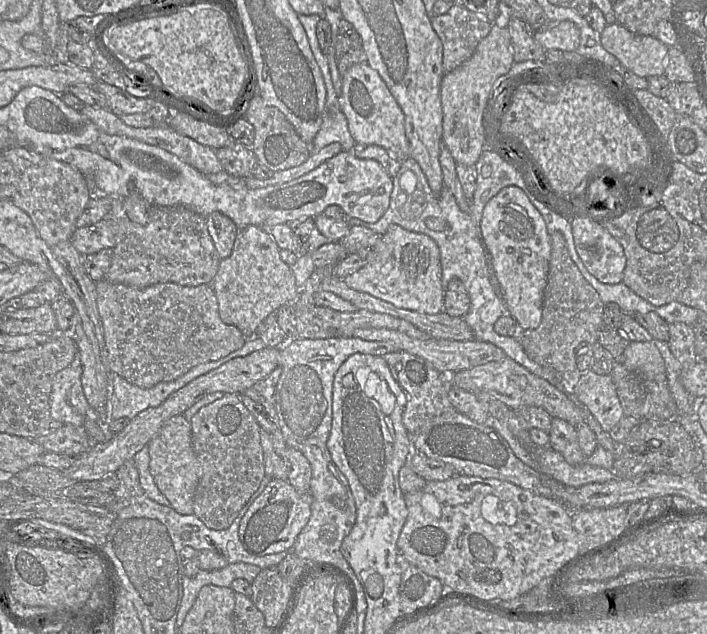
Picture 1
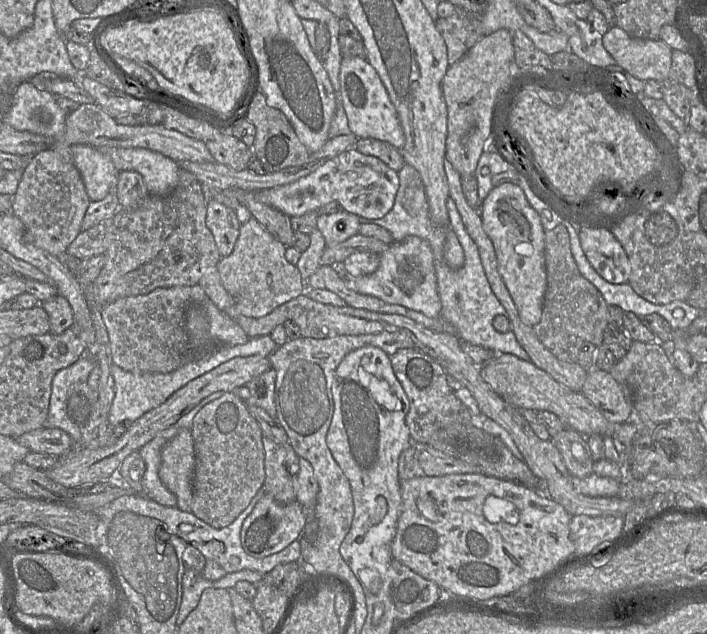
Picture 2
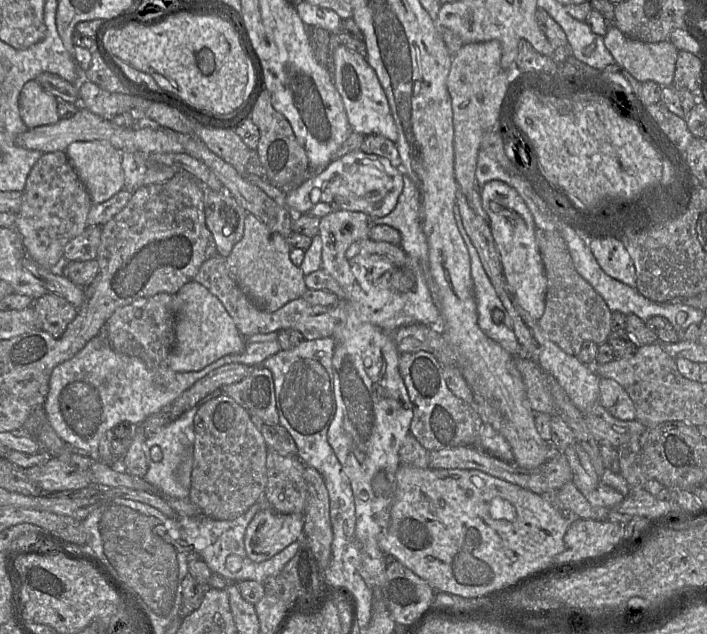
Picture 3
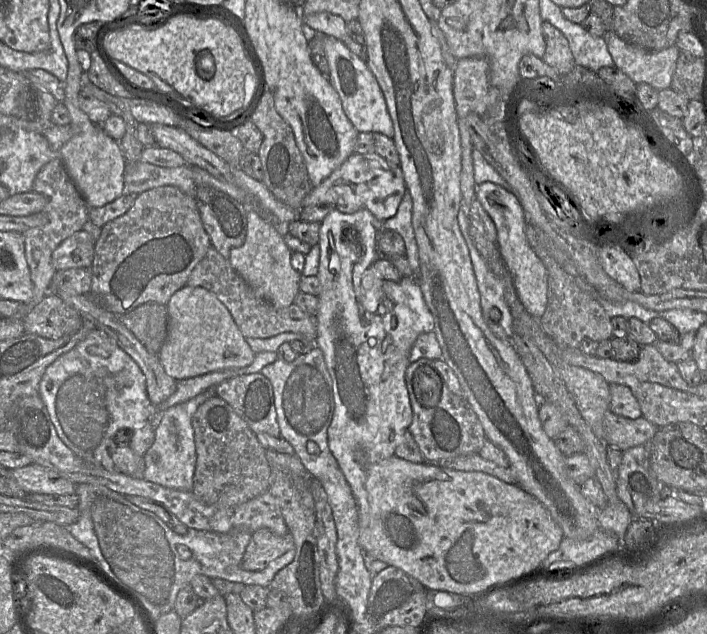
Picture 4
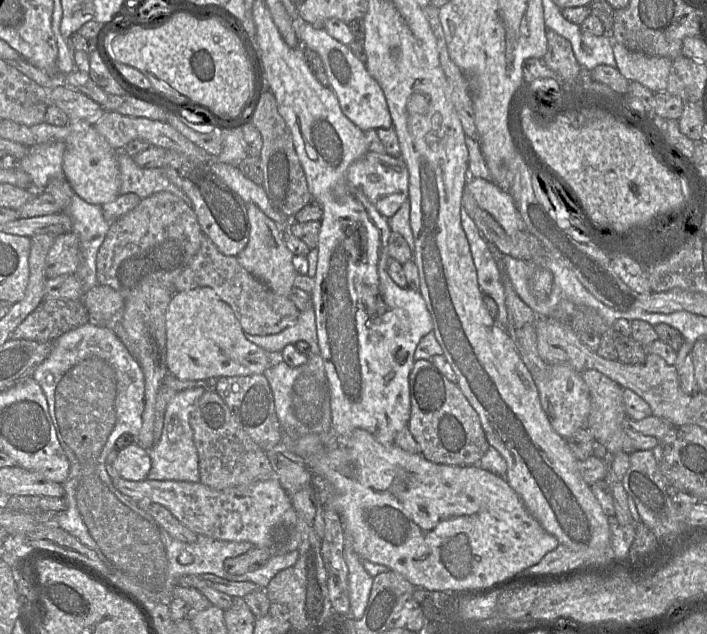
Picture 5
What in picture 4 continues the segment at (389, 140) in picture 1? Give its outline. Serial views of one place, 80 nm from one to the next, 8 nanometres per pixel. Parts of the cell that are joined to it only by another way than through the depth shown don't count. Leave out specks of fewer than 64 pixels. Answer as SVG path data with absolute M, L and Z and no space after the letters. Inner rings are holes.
M323 37L324 51L329 66L329 81L338 93L342 108L358 132L379 132L394 137L394 127L381 88L366 61L348 49L342 40Z

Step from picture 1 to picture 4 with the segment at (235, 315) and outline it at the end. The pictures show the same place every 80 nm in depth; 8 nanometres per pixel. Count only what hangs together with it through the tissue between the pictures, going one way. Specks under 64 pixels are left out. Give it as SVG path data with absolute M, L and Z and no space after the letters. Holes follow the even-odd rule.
M254 210L247 211L247 234L244 243L233 248L228 258L233 269L262 298L276 307L287 307L294 302L302 273L291 265L292 251L283 239L284 232L265 221Z

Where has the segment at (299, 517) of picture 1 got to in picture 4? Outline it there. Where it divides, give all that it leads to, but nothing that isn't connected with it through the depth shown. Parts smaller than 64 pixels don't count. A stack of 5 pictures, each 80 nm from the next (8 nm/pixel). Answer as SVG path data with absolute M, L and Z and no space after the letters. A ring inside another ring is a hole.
M267 528L258 529L252 533L241 561L241 568L247 571L262 571L293 548L295 544L290 532L285 536L278 536Z

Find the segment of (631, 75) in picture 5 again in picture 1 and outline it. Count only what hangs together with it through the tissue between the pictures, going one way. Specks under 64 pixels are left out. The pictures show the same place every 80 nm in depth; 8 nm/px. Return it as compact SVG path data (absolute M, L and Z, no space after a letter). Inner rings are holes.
M615 22L600 33L602 46L634 74L648 78L663 75L669 47L655 36L635 34Z

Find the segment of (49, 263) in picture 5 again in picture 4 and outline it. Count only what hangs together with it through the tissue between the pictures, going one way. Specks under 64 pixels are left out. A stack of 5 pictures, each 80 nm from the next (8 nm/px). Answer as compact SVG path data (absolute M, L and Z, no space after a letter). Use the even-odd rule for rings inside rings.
M80 230L62 241L53 251L51 262L56 271L91 268L96 241L86 230Z

